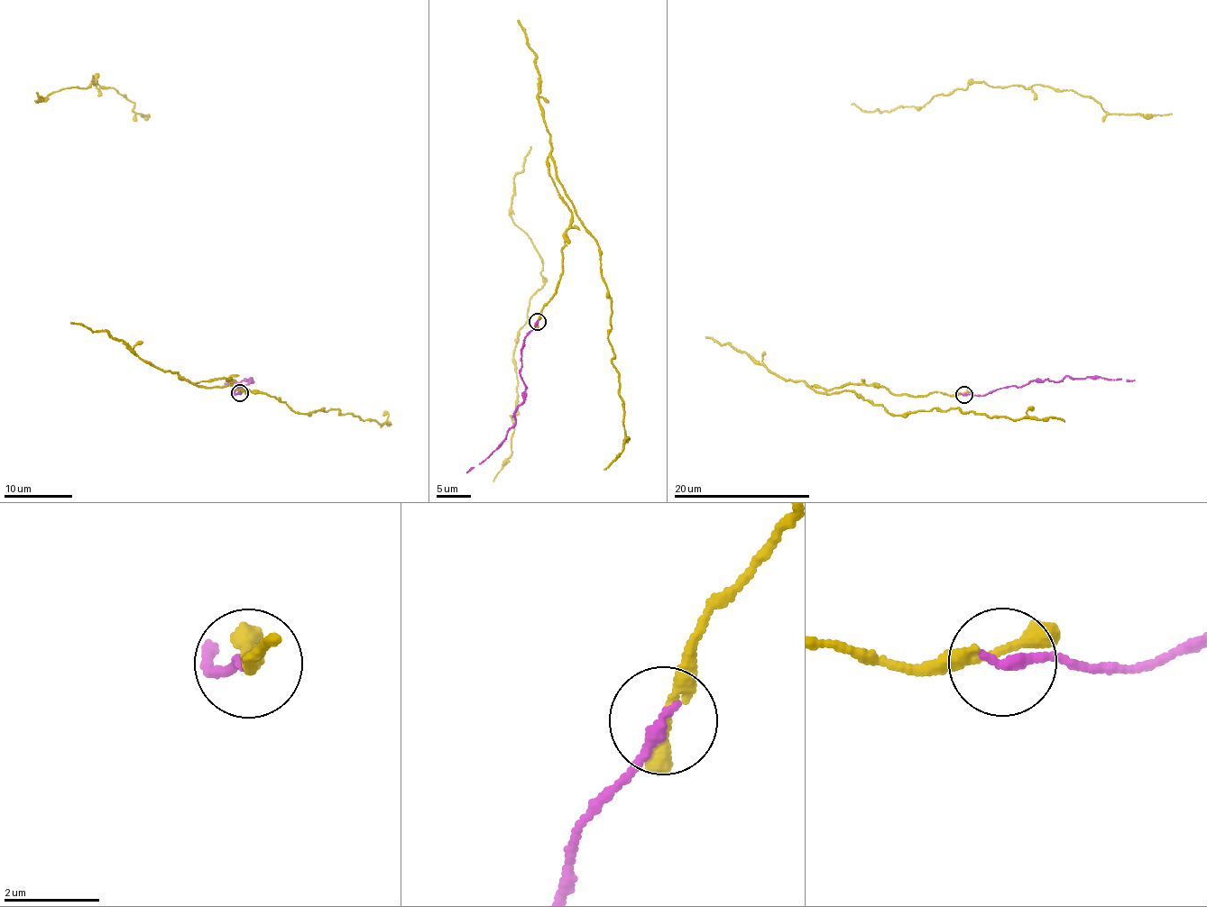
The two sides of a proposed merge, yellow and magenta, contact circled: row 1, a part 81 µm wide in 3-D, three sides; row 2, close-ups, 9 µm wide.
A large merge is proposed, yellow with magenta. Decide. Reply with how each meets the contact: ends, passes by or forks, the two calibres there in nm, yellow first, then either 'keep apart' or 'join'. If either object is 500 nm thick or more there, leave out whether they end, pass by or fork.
yellow passes by; magenta ends; calibres 240 and 260 nm; join

